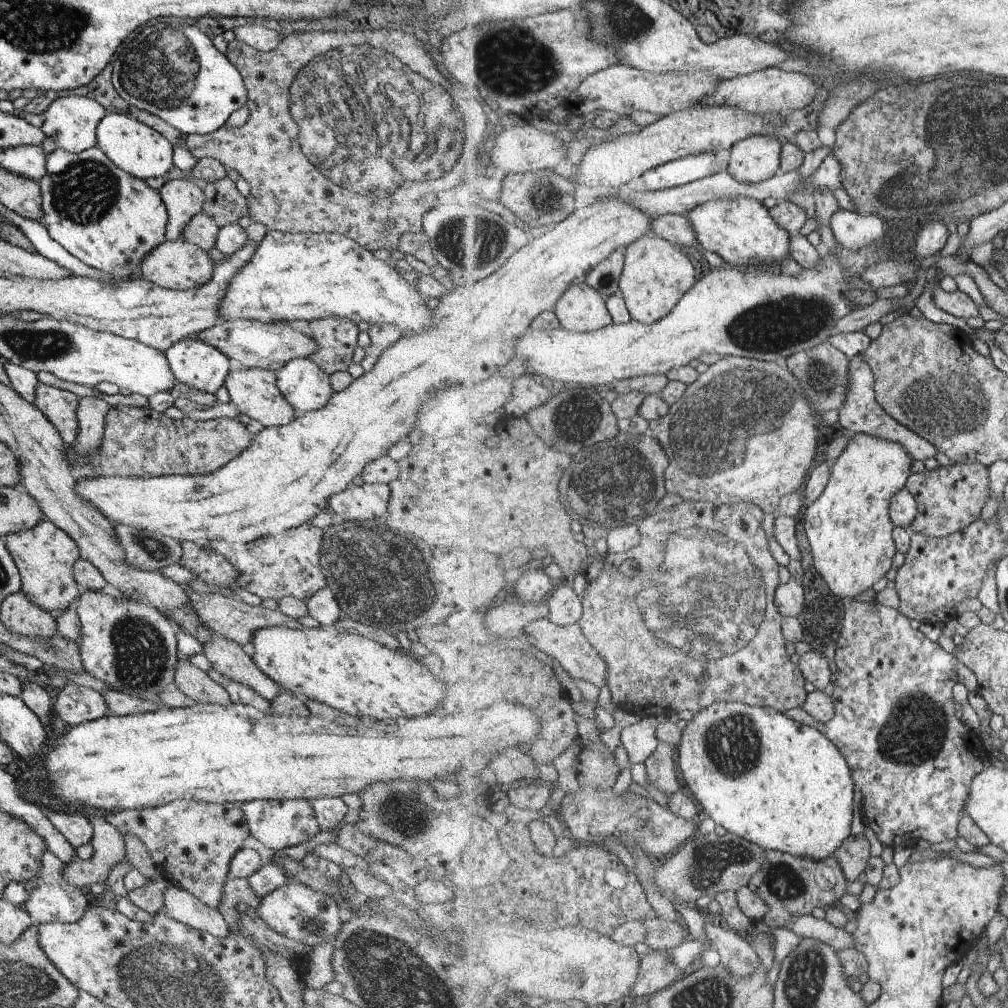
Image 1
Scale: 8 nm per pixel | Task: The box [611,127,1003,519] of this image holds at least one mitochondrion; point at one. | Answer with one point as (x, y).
(703, 436)

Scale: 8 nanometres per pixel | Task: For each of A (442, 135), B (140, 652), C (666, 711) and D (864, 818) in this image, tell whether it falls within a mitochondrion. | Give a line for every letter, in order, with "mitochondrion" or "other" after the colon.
A: mitochondrion
B: mitochondrion
C: other
D: other

